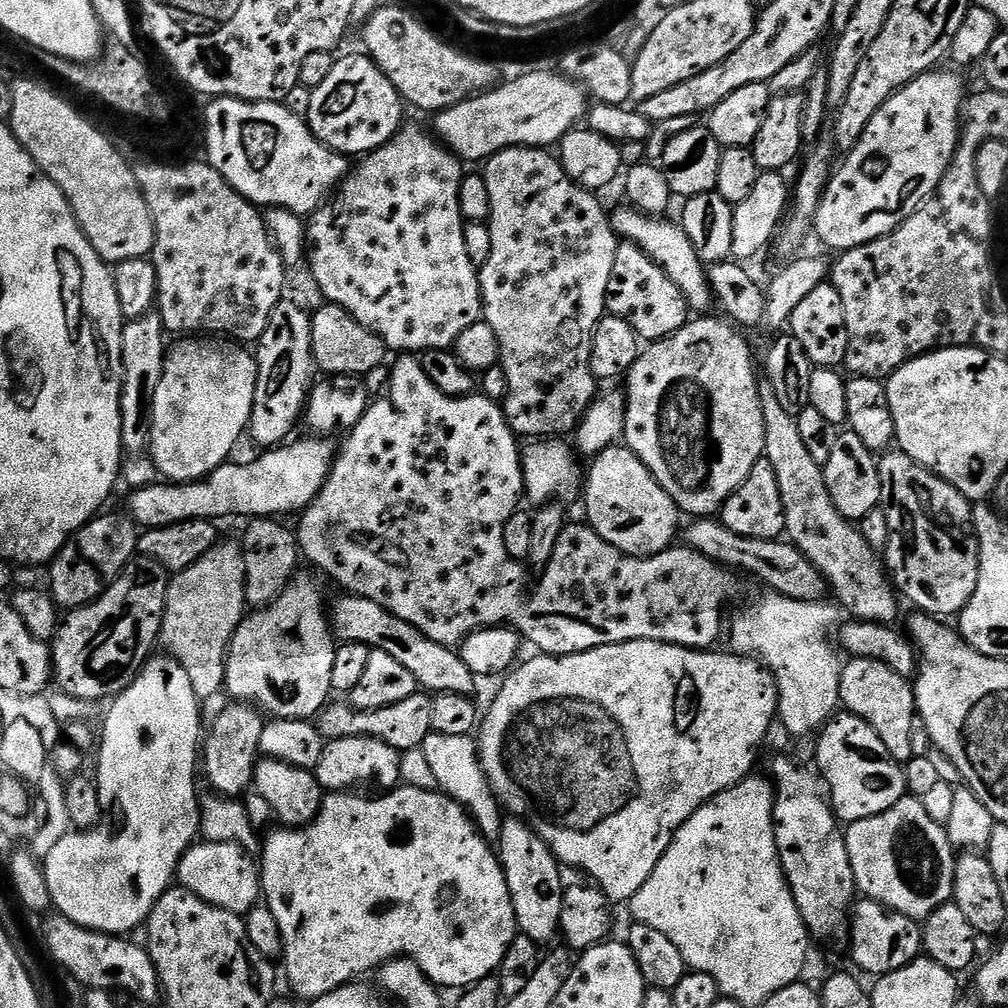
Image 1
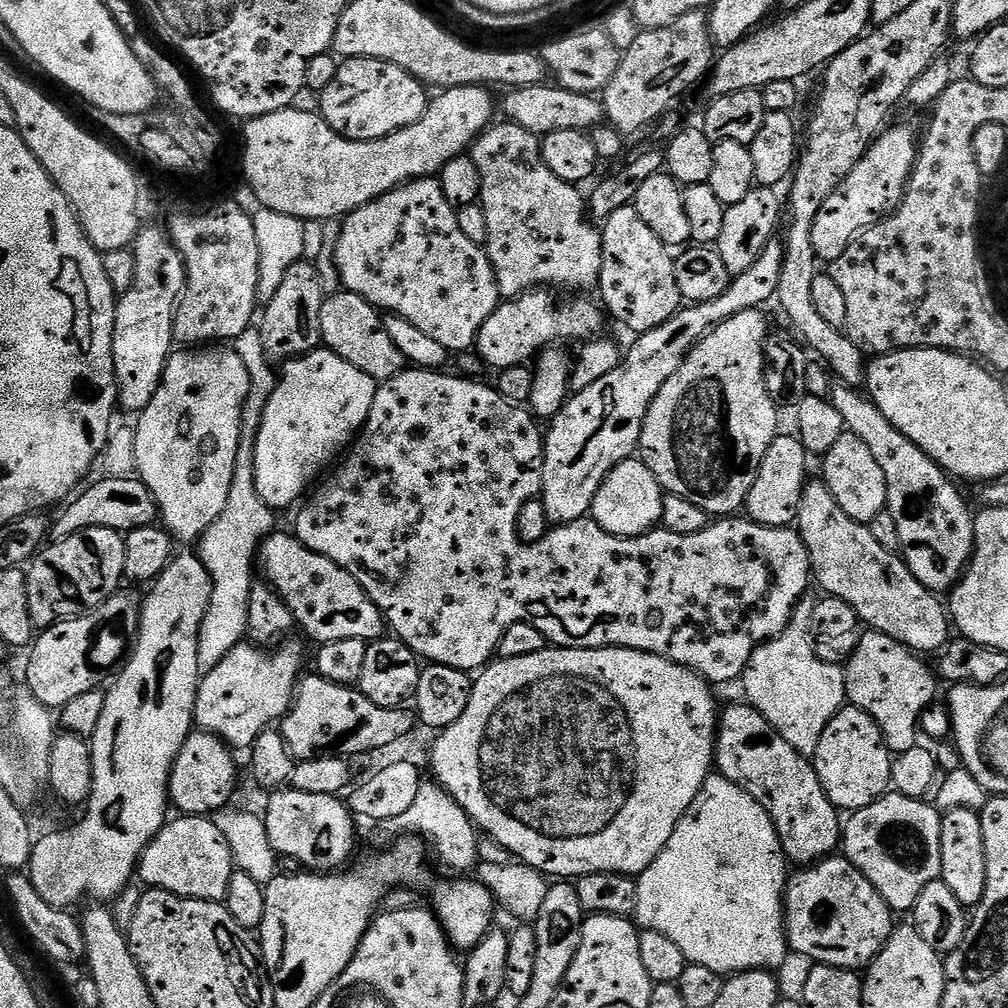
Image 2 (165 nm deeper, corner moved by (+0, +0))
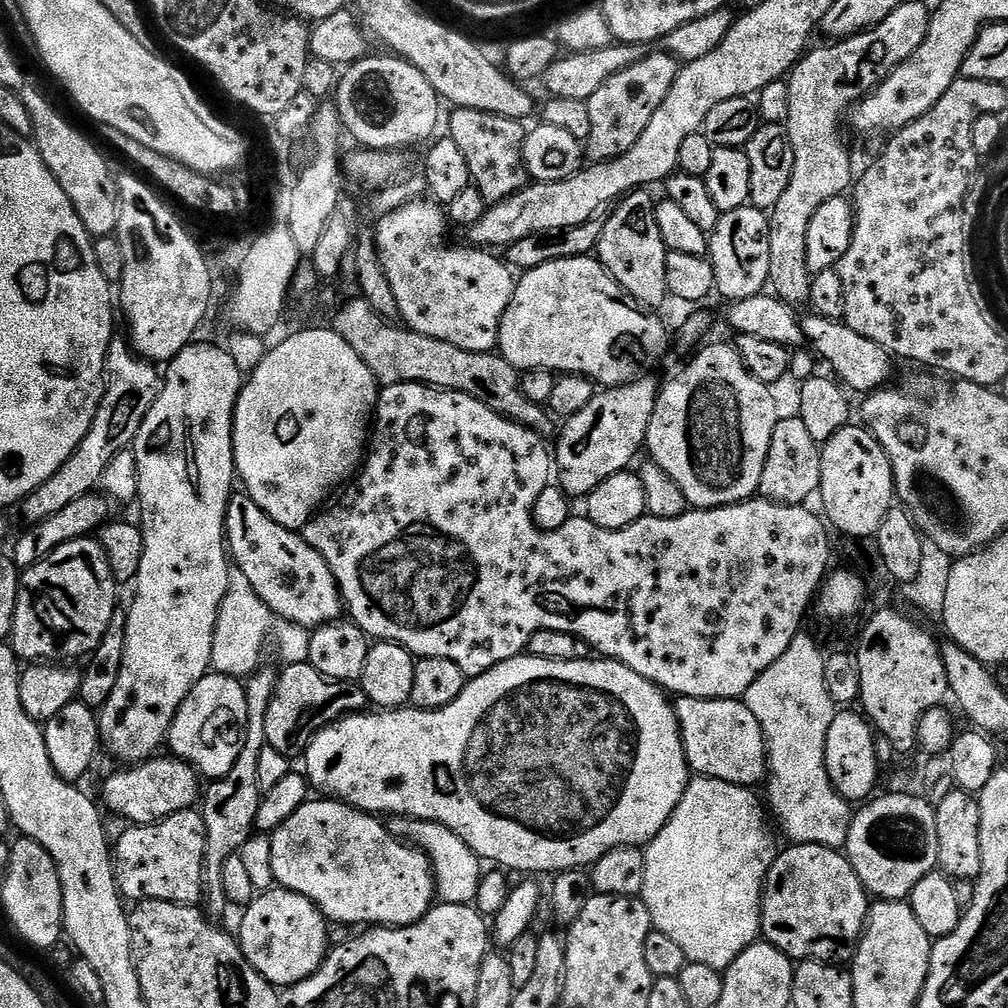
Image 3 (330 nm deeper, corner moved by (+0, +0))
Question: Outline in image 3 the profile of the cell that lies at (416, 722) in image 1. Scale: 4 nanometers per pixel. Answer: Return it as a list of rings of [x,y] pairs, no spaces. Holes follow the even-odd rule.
[[[307,662],[284,664],[276,677],[276,689],[274,698],[270,698],[270,710],[266,710],[265,745],[289,758],[303,757],[309,742],[324,728],[344,716],[365,711],[368,707],[368,699],[359,683],[328,680]]]

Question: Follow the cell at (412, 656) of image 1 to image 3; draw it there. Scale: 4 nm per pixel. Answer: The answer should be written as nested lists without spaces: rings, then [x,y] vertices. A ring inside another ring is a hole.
[[[236,492],[228,501],[227,516],[224,519],[225,541],[228,552],[237,571],[246,575],[250,586],[275,613],[277,619],[298,624],[303,628],[315,630],[324,624],[335,623],[344,612],[340,588],[325,559],[293,529],[278,526],[276,522],[247,496],[247,493]]]

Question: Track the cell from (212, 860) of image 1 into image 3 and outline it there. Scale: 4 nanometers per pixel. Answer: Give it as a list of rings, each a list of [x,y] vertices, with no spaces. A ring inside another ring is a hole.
[[[199,811],[179,812],[158,824],[128,826],[114,840],[116,884],[128,902],[165,900],[175,904],[201,903],[204,895],[204,818]]]

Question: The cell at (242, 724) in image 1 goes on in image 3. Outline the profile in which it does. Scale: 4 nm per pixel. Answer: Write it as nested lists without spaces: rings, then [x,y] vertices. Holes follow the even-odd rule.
[[[157,754],[147,760],[124,766],[121,772],[108,776],[104,780],[104,789],[99,799],[104,799],[103,807],[117,812],[122,819],[132,826],[158,824],[179,812],[187,812],[192,804],[201,799],[202,777],[185,760],[178,760],[171,754]]]

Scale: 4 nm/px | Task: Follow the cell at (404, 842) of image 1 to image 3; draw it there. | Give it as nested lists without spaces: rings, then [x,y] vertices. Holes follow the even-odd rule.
[[[276,886],[270,892],[259,893],[243,912],[244,917],[240,920],[240,932],[238,931],[240,950],[248,960],[248,965],[258,974],[262,974],[262,978],[266,978],[269,984],[280,990],[291,988],[292,985],[310,978],[310,974],[320,969],[320,964],[330,951],[330,924],[324,919],[320,909],[304,896]]]

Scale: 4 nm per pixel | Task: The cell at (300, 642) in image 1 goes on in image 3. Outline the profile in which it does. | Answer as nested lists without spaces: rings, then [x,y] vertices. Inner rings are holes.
[[[209,671],[208,675],[200,679],[194,686],[194,690],[190,690],[186,702],[182,702],[168,731],[167,751],[176,759],[185,760],[191,768],[200,773],[205,781],[221,780],[223,776],[230,774],[230,770],[242,750],[244,727],[247,721],[248,711],[246,710],[244,684],[235,676],[221,676],[218,672]]]

